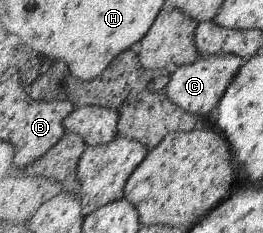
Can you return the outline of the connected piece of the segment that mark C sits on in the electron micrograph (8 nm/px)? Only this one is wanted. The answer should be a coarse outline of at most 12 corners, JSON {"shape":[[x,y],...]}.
{"shape":[[201,56],[173,71],[173,102],[203,118],[227,94],[245,61]]}

